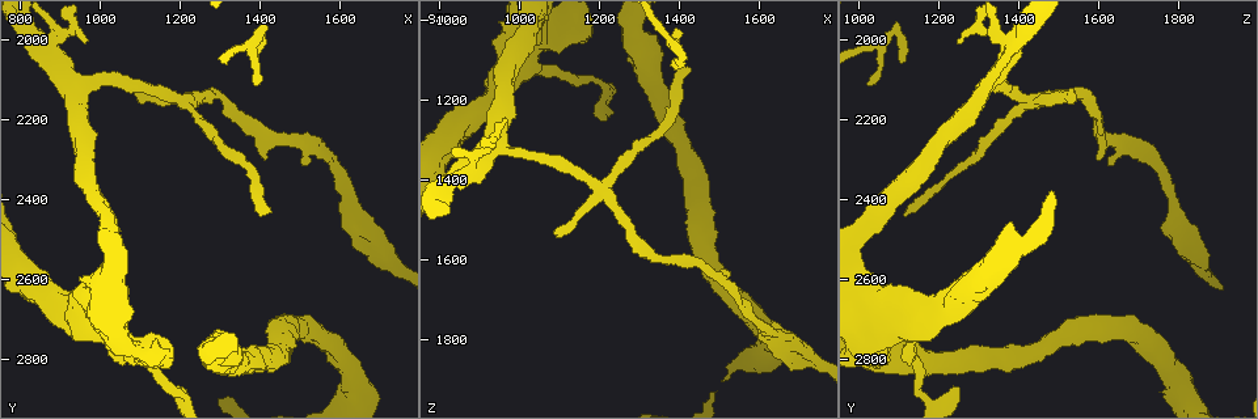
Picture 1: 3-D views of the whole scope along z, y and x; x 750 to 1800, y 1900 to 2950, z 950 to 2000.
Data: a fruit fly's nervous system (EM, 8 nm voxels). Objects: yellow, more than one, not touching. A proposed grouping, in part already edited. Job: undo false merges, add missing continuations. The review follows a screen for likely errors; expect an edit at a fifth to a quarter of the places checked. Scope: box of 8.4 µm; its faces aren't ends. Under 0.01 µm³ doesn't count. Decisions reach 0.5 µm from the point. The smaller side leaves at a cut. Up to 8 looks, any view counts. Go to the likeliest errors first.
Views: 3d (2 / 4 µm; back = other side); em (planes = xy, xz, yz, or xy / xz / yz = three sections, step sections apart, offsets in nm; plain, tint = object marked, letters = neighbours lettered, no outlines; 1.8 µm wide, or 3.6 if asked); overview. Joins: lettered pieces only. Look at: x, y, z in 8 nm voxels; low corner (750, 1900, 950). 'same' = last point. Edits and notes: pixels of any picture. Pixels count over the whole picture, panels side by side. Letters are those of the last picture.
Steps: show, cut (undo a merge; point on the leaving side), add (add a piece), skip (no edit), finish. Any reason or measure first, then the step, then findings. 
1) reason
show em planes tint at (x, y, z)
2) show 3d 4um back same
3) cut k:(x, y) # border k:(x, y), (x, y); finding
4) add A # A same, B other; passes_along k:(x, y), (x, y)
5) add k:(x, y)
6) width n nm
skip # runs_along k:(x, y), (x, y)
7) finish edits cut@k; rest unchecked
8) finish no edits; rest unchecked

sharp bend
show em xz step 4 tint at (1215, 2150, 1435)

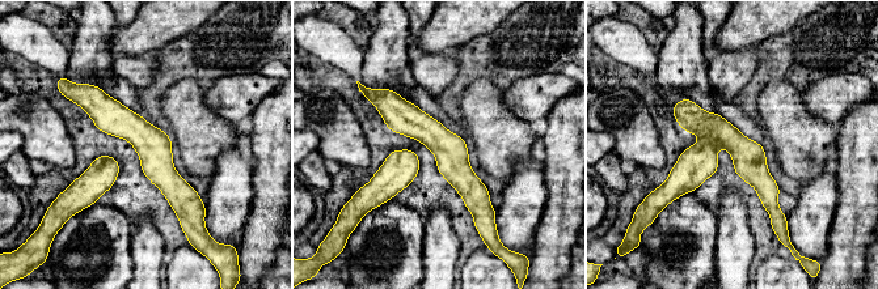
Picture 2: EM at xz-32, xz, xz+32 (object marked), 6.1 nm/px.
show em planes letters same

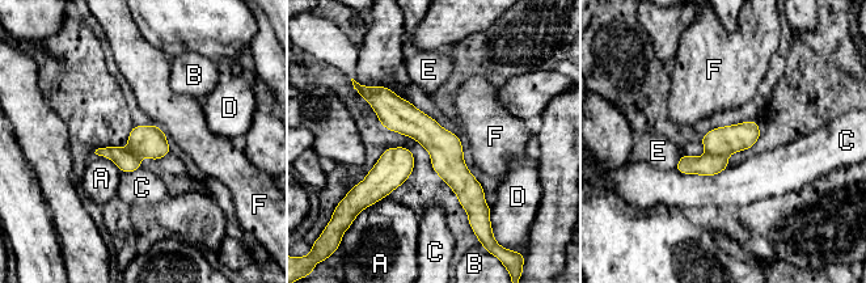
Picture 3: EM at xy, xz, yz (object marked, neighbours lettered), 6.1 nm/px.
longest_contact C 340 nm
cut 3:(708, 164) # A other, B other, C other, D other, E other, F other; a second cell is stuck on

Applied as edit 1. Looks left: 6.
show 3d 2um at (1370, 2025, 1050)

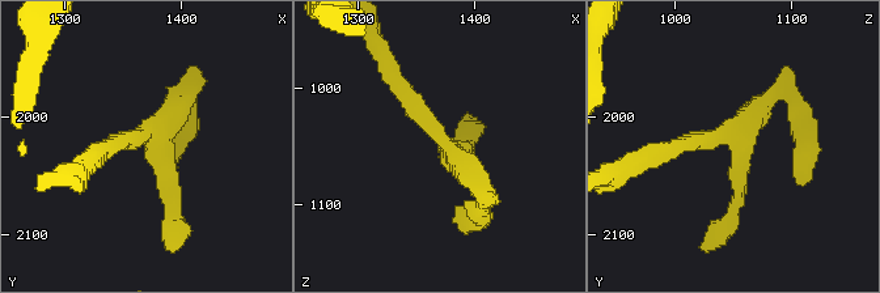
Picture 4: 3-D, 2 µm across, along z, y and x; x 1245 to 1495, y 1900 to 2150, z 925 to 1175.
shape alone is not enough
show em xy step 16 tint at (1376, 2022, 1054)

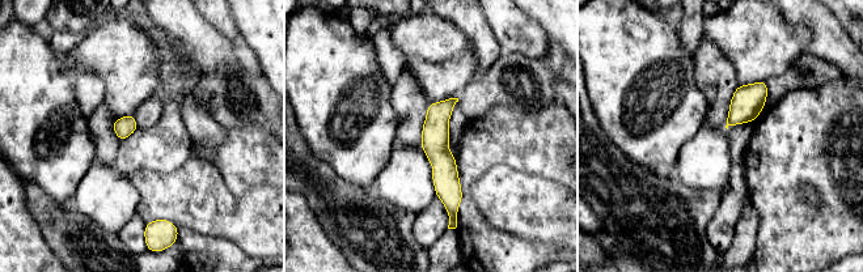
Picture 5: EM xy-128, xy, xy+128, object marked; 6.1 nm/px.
what lies round it
show em xy step 16 letters same

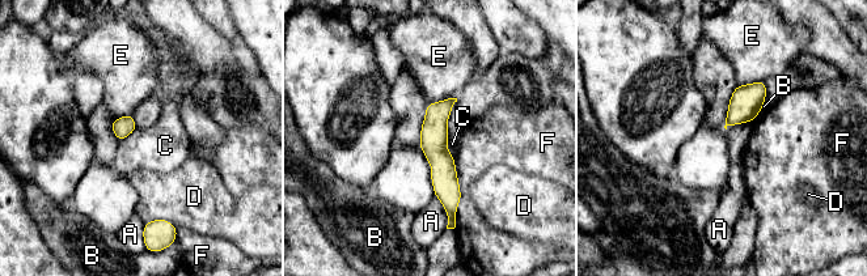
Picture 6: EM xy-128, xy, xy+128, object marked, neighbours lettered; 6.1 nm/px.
width 40 nm; longest_contact F 420 nm
skip # A other, B other, C other, D other, E other, F other; all the same cell

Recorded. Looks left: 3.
calibre changes
show em planes tint at (1070, 2775, 1120)

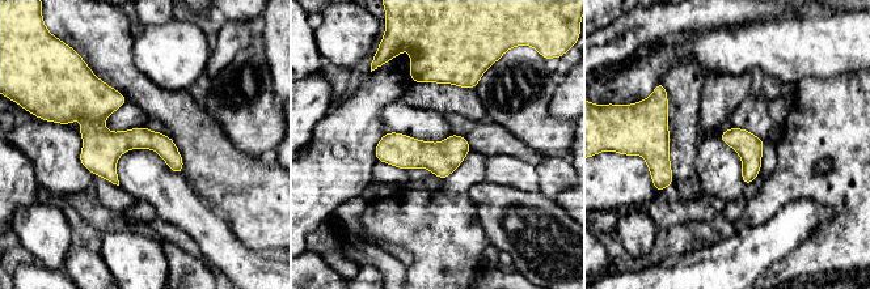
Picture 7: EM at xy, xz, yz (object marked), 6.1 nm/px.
see the neighbours
show em planes letters same

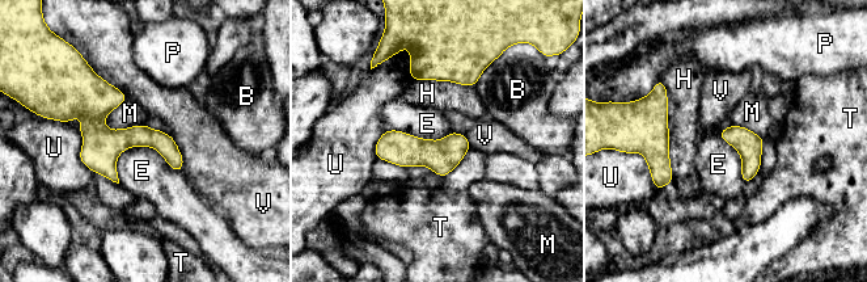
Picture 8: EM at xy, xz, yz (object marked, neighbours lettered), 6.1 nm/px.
skip # B other, E other, H other, M other, P other, T other, U other, V other; one cell here

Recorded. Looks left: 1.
finish edits cut@3; rest unchecked

